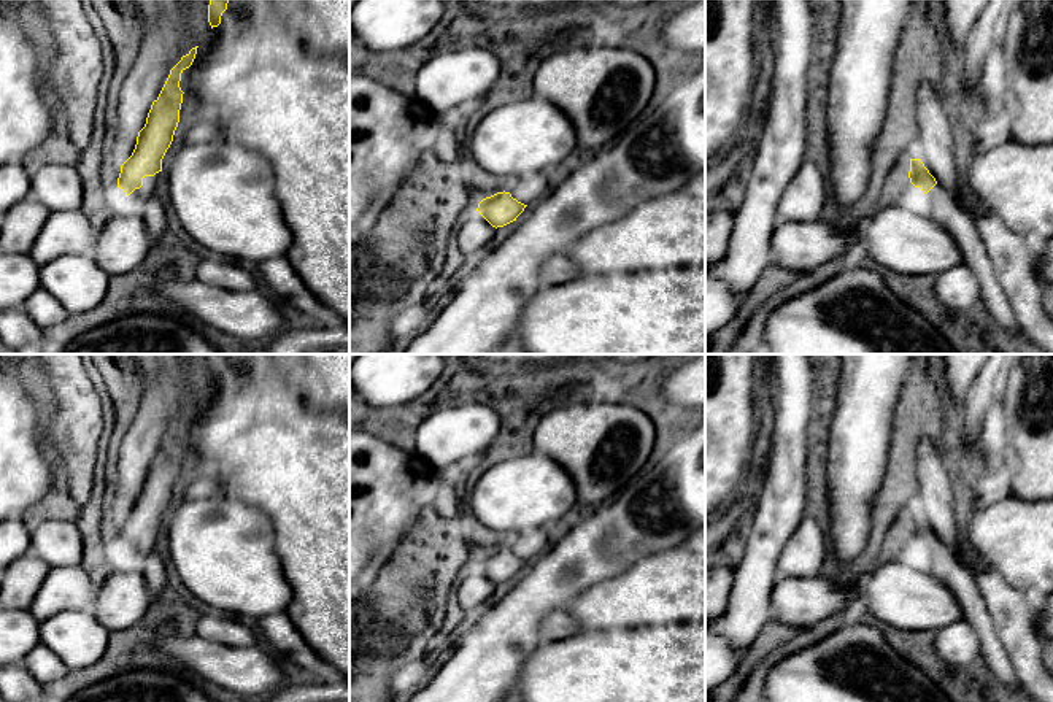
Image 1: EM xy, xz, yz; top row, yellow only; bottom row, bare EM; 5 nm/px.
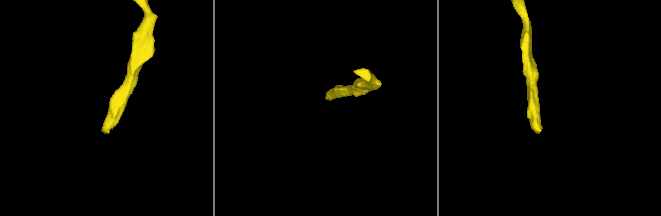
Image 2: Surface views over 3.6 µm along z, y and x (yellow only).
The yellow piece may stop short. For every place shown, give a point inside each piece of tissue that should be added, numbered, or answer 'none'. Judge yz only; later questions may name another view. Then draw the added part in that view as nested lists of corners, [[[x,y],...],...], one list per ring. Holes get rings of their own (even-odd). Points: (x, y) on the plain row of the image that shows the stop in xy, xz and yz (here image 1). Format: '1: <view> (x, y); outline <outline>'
1: yz (961, 583); outline [[[939,540],[928,548],[928,569],[951,591],[964,618],[974,626],[978,637],[978,658],[996,680],[1012,689],[1021,689],[972,573]]]

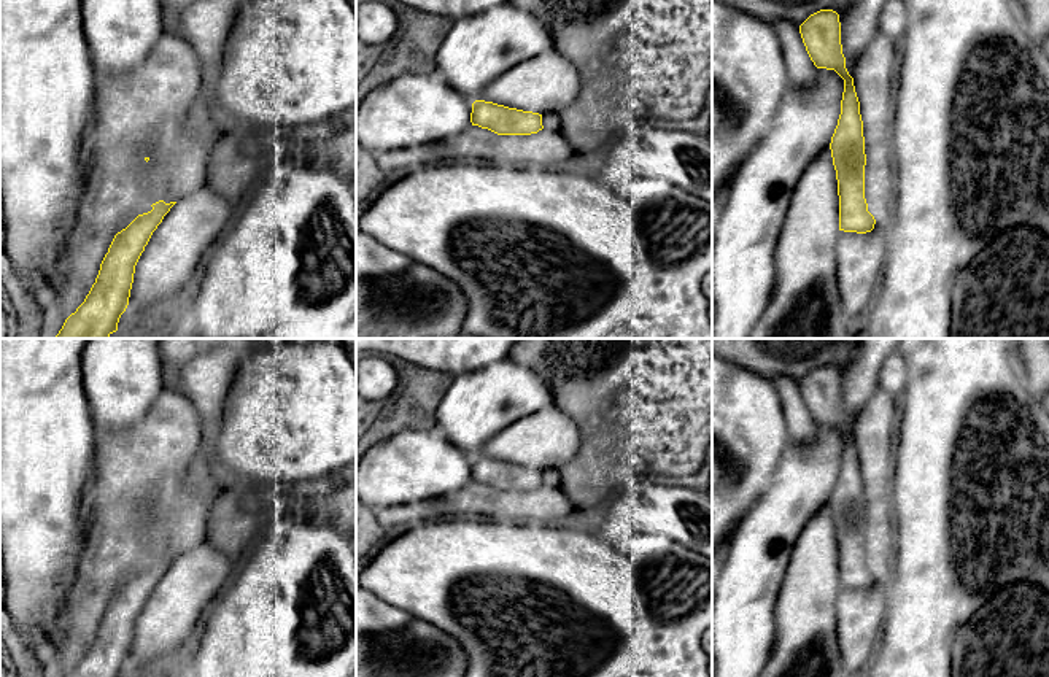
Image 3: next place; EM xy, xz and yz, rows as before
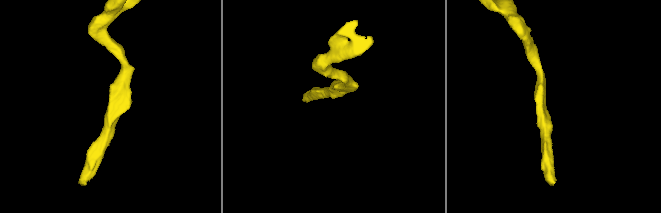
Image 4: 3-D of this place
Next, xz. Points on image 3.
none

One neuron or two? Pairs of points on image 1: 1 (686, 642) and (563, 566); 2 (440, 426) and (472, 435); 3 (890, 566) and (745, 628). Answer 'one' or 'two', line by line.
1: two
2: one
3: two

